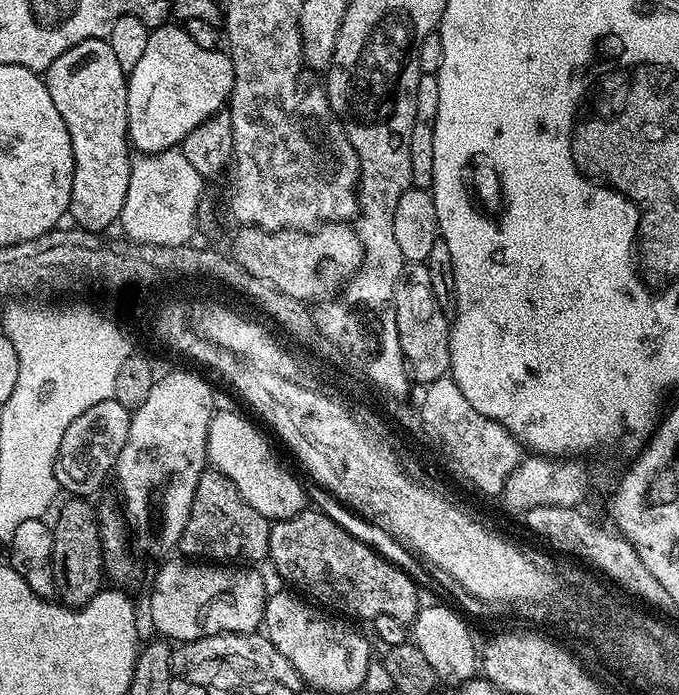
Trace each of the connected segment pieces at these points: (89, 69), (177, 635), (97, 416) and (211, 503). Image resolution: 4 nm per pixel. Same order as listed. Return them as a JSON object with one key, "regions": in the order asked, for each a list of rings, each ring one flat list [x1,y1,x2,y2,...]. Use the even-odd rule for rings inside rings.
{"regions":[[[107,39,87,40,54,58,54,62,42,76,44,85,58,114,66,122,68,137,72,143,74,174,72,175,72,203,70,216,73,216,88,232,100,232,103,228,115,225,120,211,126,202,126,190,130,186,130,174,134,163,128,157,128,77,118,66,118,57,110,50]],[[179,559,164,562,150,594,150,618,159,635,184,643,218,633,255,632,261,627,268,589,255,567]],[[115,398,98,402,74,418,58,446,55,474,59,487,76,498,95,497,104,479,113,475,122,446,126,446,131,421,132,412]],[[205,470,200,476,200,481,196,487,194,494,194,502,190,510,190,518,186,522,186,530,182,530,182,538,178,545,179,551,184,551,183,555,188,558,203,558,208,562,256,562,252,560,264,560,268,555,268,543,270,542,270,522,262,514,258,514,258,510,254,510,254,506,250,506,242,498,242,494,238,494,238,490,234,486,234,482,230,482,230,478,226,478,221,472,215,470]]]}

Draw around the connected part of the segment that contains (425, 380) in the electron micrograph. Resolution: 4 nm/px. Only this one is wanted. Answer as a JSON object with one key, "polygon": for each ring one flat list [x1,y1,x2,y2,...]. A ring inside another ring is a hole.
{"polygon":[[405,263,402,274,398,278,396,283,396,293,392,296,392,305,396,308,396,325,398,326,398,338,402,342,402,354,405,360,408,361,408,367,410,369,410,376,413,381,416,380,420,383,420,386,427,386,434,383,436,379,442,379,449,375,452,367,452,359,450,358,450,320,449,317,444,315,442,306,438,306,438,298,434,298,434,282,430,282,430,270,427,263]]}

